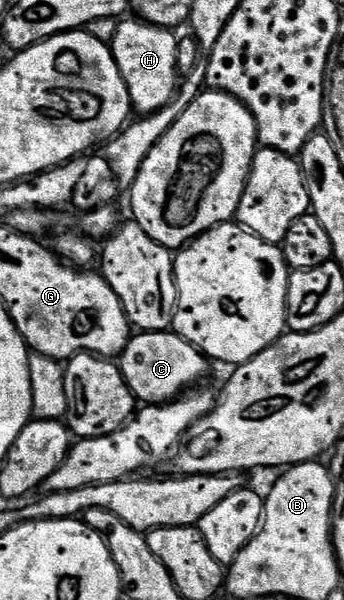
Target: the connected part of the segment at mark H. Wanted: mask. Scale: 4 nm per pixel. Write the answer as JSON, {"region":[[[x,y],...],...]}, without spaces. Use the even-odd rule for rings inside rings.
{"region":[[[124,20],[116,27],[116,35],[110,43],[112,55],[126,80],[130,92],[132,109],[137,115],[147,116],[166,108],[178,91],[178,38],[171,29],[163,26],[152,26],[149,22]]]}

